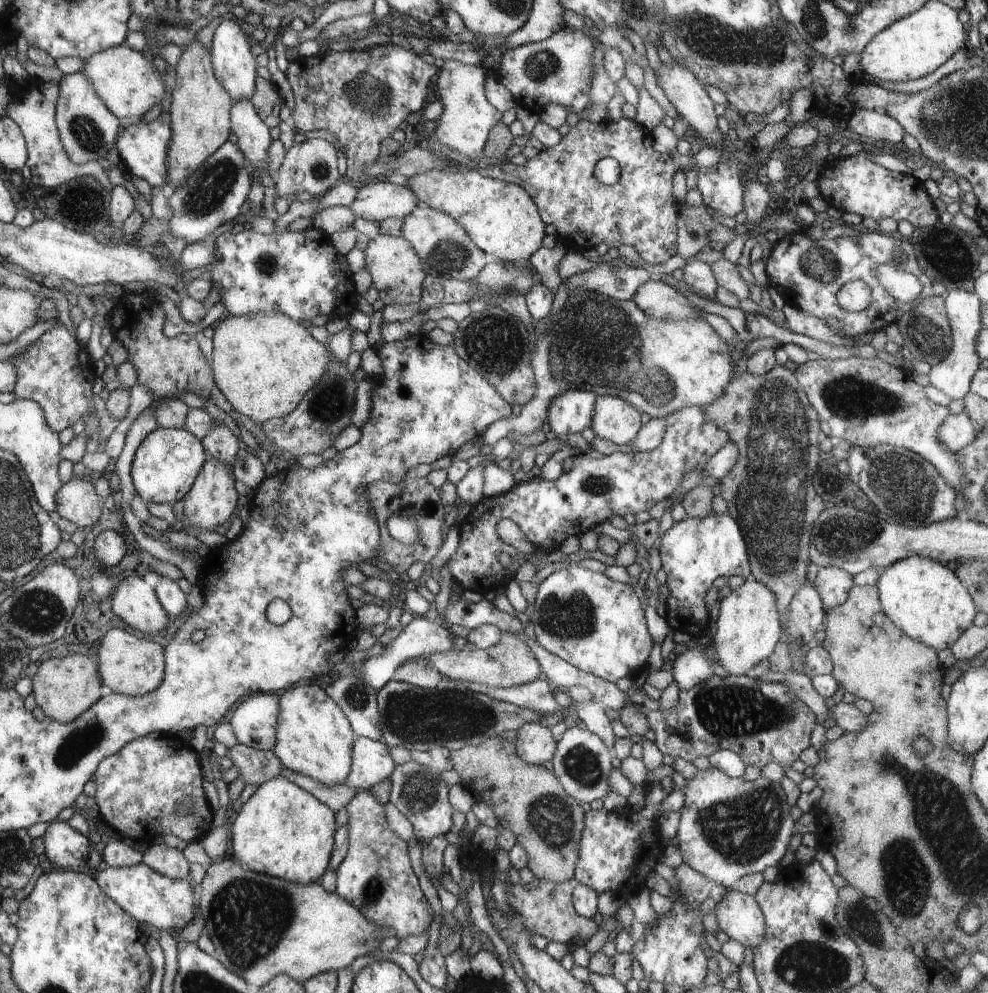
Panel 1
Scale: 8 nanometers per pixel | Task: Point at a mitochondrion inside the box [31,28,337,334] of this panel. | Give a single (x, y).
(216, 181)

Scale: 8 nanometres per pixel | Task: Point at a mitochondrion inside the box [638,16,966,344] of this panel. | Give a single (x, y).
(938, 116)

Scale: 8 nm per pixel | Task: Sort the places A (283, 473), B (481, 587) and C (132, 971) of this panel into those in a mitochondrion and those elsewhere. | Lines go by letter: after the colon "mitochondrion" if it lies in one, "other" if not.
A: other
B: other
C: other

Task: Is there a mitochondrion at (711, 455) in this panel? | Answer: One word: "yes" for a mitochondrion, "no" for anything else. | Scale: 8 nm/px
no

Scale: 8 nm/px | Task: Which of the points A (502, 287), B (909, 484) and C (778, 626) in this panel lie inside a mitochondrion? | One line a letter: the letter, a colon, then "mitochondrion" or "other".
A: mitochondrion
B: mitochondrion
C: other

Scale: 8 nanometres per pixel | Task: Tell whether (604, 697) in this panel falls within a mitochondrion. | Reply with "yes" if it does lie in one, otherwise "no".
no

